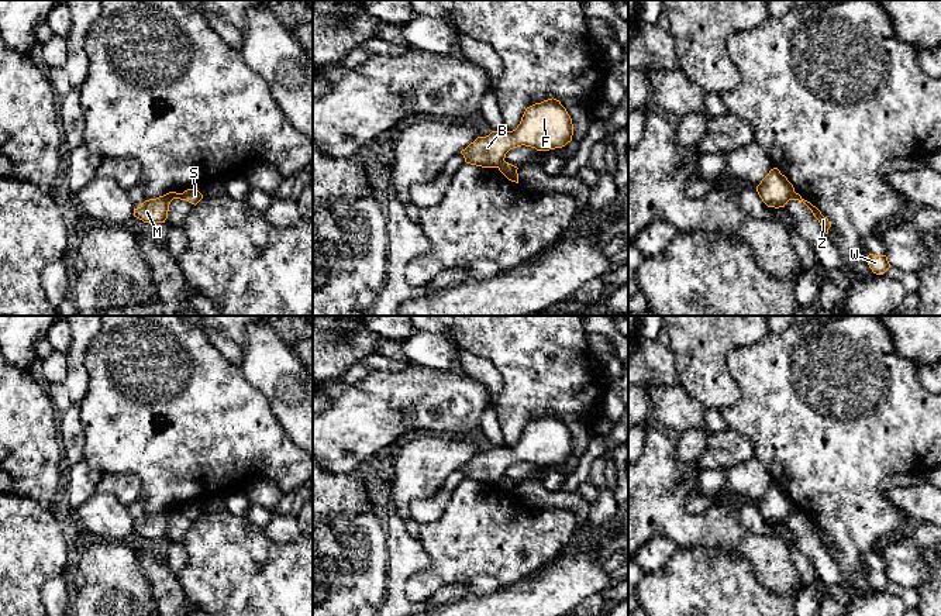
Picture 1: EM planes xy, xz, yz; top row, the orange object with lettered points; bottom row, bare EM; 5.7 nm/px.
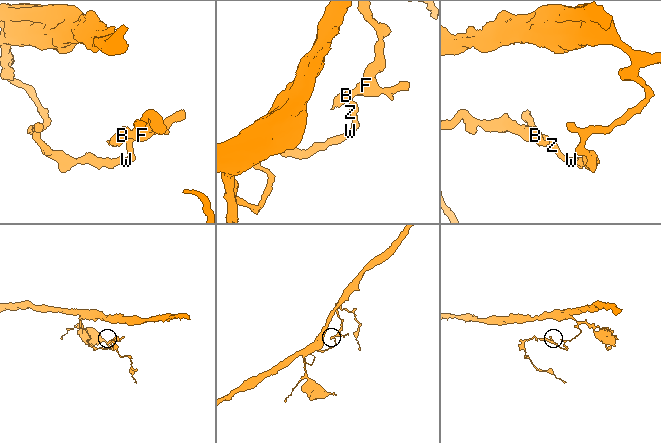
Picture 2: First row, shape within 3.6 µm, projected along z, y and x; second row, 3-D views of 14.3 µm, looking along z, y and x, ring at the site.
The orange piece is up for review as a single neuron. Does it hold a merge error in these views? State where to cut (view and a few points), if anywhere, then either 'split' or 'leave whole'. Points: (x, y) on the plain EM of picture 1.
cut xz (505, 477), (496, 482); split

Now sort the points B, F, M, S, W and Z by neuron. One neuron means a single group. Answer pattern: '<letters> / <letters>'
B F M / S W Z

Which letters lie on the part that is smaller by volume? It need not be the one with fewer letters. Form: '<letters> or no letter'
B, F, M

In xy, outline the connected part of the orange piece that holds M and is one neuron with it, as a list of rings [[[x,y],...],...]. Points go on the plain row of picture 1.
[[[169,507],[156,515],[145,516],[138,524],[134,524],[134,531],[149,540],[165,538],[168,534],[169,520],[173,515],[183,516],[182,509]]]

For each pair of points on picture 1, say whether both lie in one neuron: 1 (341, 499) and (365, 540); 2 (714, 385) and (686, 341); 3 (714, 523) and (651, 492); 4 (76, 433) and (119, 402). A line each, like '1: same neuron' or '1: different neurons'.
1: different neurons
2: same neuron
3: same neuron
4: different neurons

